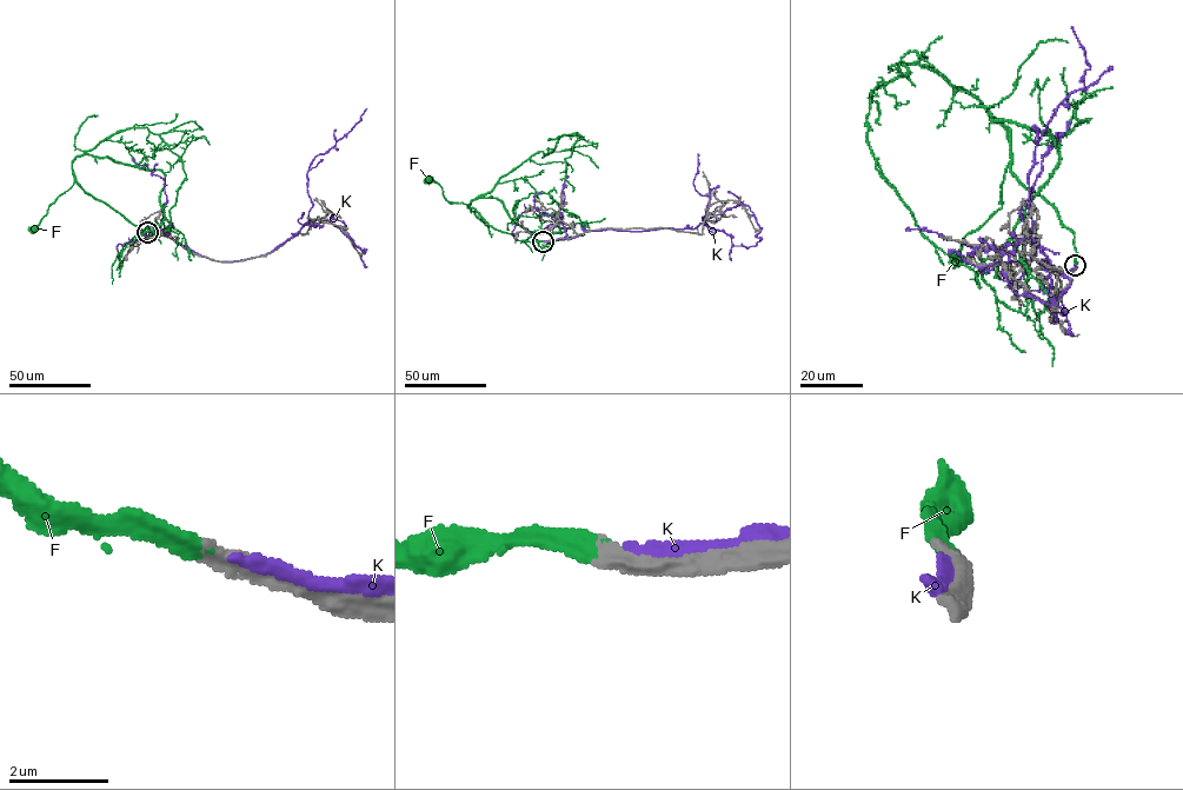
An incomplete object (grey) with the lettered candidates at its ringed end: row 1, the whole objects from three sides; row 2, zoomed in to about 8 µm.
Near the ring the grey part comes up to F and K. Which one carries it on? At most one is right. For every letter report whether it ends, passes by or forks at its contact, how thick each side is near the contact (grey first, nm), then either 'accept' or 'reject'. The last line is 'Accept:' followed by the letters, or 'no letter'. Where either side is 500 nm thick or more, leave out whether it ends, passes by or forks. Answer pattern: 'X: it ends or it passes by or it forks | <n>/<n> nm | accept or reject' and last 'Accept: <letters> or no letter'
F: it ends | 360/340 nm | accept
K: it passes by | 360/240 nm | reject
Accept: F

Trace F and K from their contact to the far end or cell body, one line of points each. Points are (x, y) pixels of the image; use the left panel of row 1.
F: (147, 232), (86, 193), (74, 178), (73, 184), (50, 206), (34, 228)
K: (150, 232), (170, 237), (216, 260), (271, 252), (310, 219), (310, 164), (351, 130), (366, 108)

